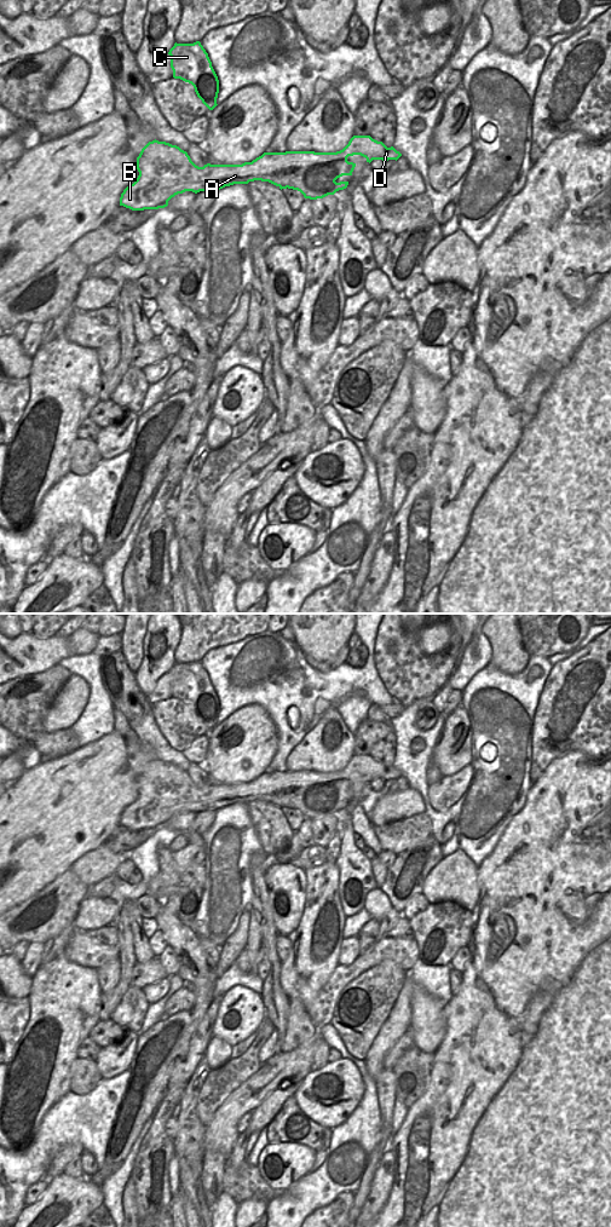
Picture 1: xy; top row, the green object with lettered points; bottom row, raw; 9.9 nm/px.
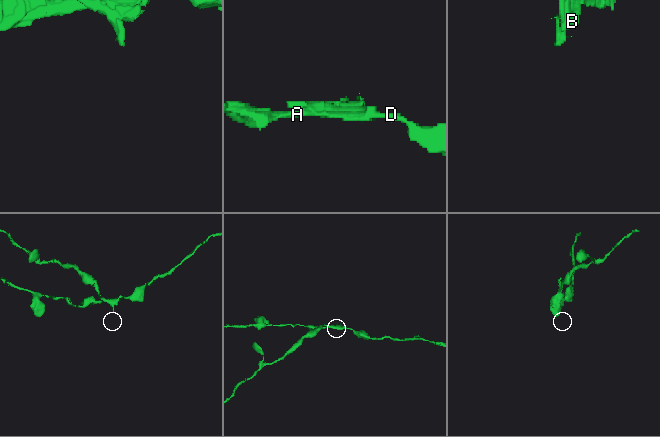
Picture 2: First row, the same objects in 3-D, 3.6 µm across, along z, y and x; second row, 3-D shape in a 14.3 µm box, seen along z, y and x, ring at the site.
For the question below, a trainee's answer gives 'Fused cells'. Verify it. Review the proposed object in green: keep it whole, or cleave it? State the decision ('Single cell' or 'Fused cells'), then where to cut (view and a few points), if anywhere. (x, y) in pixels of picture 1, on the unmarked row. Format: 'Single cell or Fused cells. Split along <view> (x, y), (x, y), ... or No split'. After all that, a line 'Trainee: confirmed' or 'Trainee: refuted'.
Fused cells. Split along xy (259, 787), (270, 784), (280, 790).
Trainee: confirmed

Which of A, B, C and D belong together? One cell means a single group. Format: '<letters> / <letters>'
A B D / C

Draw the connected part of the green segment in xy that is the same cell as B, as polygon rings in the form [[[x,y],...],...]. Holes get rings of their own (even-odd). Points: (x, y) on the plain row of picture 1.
[[[353,755],[348,764],[336,772],[315,772],[315,771],[286,771],[286,772],[264,772],[252,782],[242,784],[211,784],[203,787],[196,785],[186,771],[177,765],[166,761],[149,761],[137,777],[137,789],[139,795],[137,800],[127,806],[120,817],[120,825],[132,830],[158,829],[168,825],[168,820],[178,813],[192,811],[218,811],[234,803],[248,803],[249,801],[269,801],[276,806],[286,805],[288,808],[300,811],[305,818],[317,819],[328,814],[334,814],[339,810],[347,807],[348,801],[336,802],[342,795],[352,795],[356,783],[348,782],[347,777],[361,774],[367,782],[373,779],[398,779],[402,773],[393,766],[387,767],[382,761],[373,759],[370,755]],[[269,784],[278,791],[273,795],[264,795],[260,787]]]

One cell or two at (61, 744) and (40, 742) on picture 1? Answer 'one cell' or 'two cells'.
one cell

